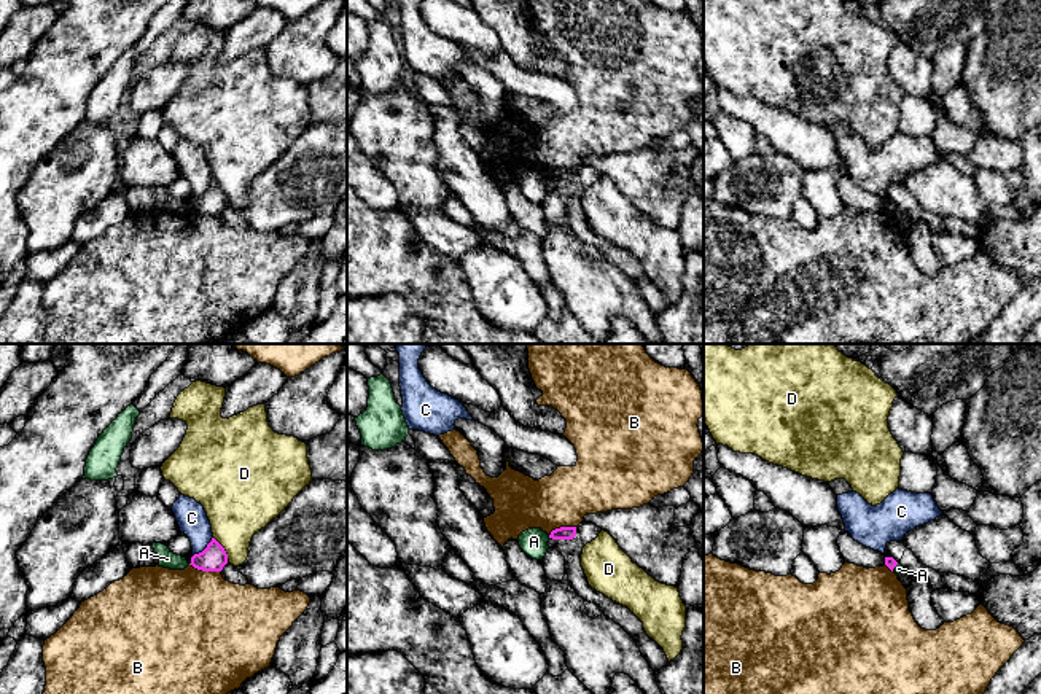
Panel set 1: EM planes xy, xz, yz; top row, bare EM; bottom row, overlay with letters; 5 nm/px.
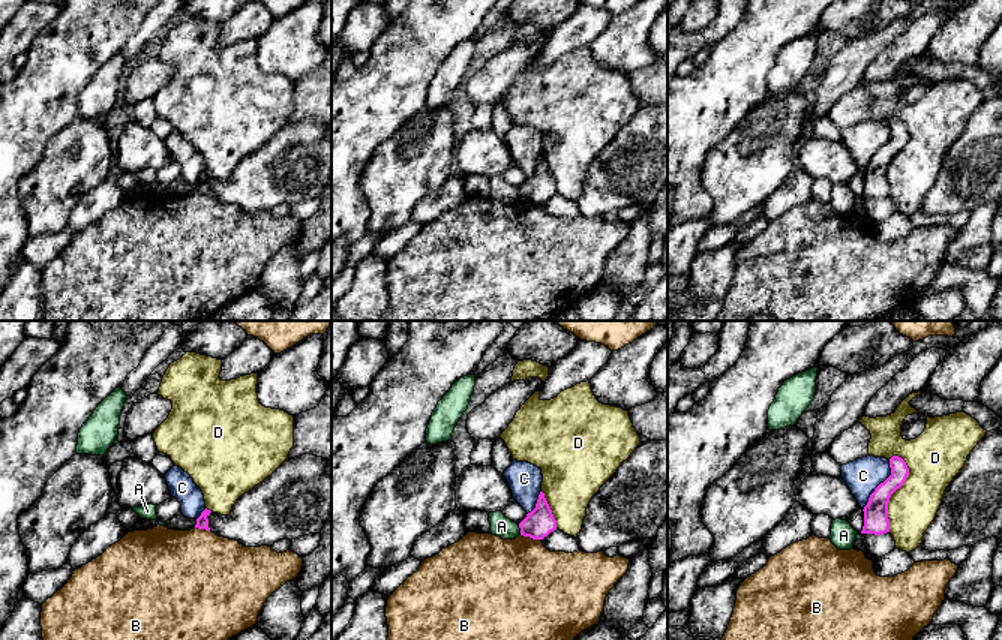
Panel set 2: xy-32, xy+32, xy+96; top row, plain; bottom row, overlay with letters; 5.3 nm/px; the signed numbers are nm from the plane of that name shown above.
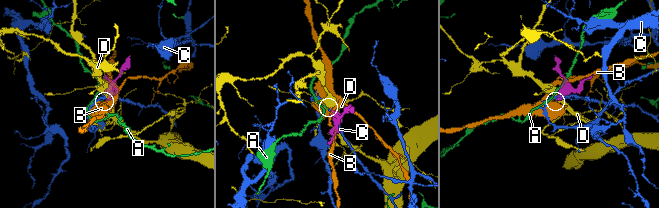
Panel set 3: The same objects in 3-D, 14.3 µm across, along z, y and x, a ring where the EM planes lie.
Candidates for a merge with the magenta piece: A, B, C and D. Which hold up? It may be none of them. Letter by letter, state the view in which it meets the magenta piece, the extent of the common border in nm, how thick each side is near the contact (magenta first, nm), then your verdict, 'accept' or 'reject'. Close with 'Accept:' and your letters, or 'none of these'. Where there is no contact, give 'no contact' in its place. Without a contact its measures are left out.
A: contact in yz; length 50 nm; calibres 60 and 50 nm; reject
B: contact in xy; length 170 nm; calibres 140 and 480 nm; reject
C: contact in xy; length 140 nm; calibres 140 and 150 nm; reject
D: contact in xy; length 140 nm; calibres 140 and 360 nm; reject
Accept: none of these

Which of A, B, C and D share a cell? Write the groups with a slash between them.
A / B / C / D

